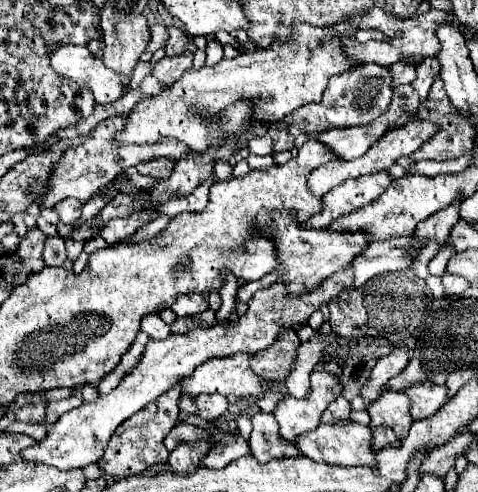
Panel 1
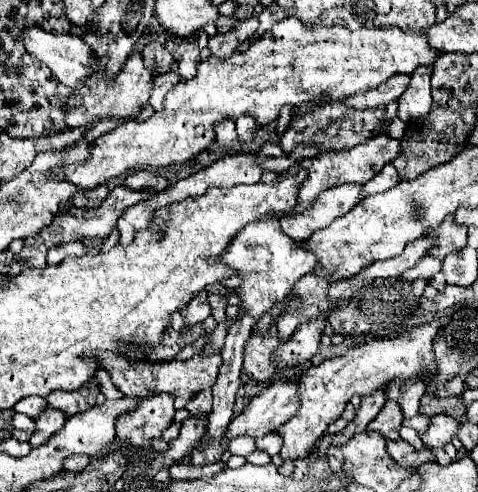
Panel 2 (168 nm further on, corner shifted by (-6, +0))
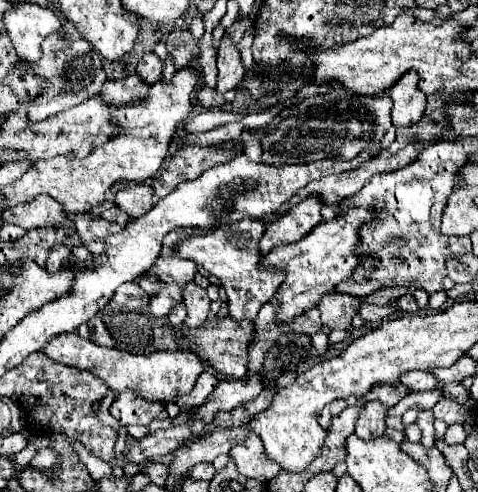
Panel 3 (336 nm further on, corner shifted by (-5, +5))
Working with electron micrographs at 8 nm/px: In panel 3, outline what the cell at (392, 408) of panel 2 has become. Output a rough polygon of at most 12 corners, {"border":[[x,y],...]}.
{"border":[[368,401],[358,415],[356,435],[364,441],[384,435],[386,407]]}

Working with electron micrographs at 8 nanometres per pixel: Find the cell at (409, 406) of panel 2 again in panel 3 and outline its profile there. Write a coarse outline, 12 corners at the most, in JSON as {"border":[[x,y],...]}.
{"border":[[374,385],[366,397],[382,401],[382,405],[394,407],[408,389],[398,385]]}

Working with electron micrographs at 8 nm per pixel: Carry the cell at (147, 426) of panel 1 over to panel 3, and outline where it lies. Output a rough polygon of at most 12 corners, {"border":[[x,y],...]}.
{"border":[[134,391],[114,397],[110,413],[122,425],[148,425],[166,419],[160,401]]}

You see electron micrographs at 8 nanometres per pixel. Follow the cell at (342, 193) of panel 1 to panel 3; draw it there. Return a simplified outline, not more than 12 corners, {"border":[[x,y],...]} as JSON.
{"border":[[310,195],[270,223],[262,255],[306,237],[320,223],[320,197]]}

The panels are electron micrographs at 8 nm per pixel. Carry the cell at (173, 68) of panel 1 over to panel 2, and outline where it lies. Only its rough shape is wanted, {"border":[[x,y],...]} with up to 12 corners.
{"border":[[177,70],[157,76],[149,104],[159,110],[165,92],[181,80]]}

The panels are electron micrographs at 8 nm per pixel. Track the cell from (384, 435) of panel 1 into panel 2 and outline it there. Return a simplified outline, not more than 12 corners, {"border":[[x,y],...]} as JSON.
{"border":[[387,440],[387,450],[399,466],[417,468],[435,462],[429,450],[417,452],[405,440]]}

